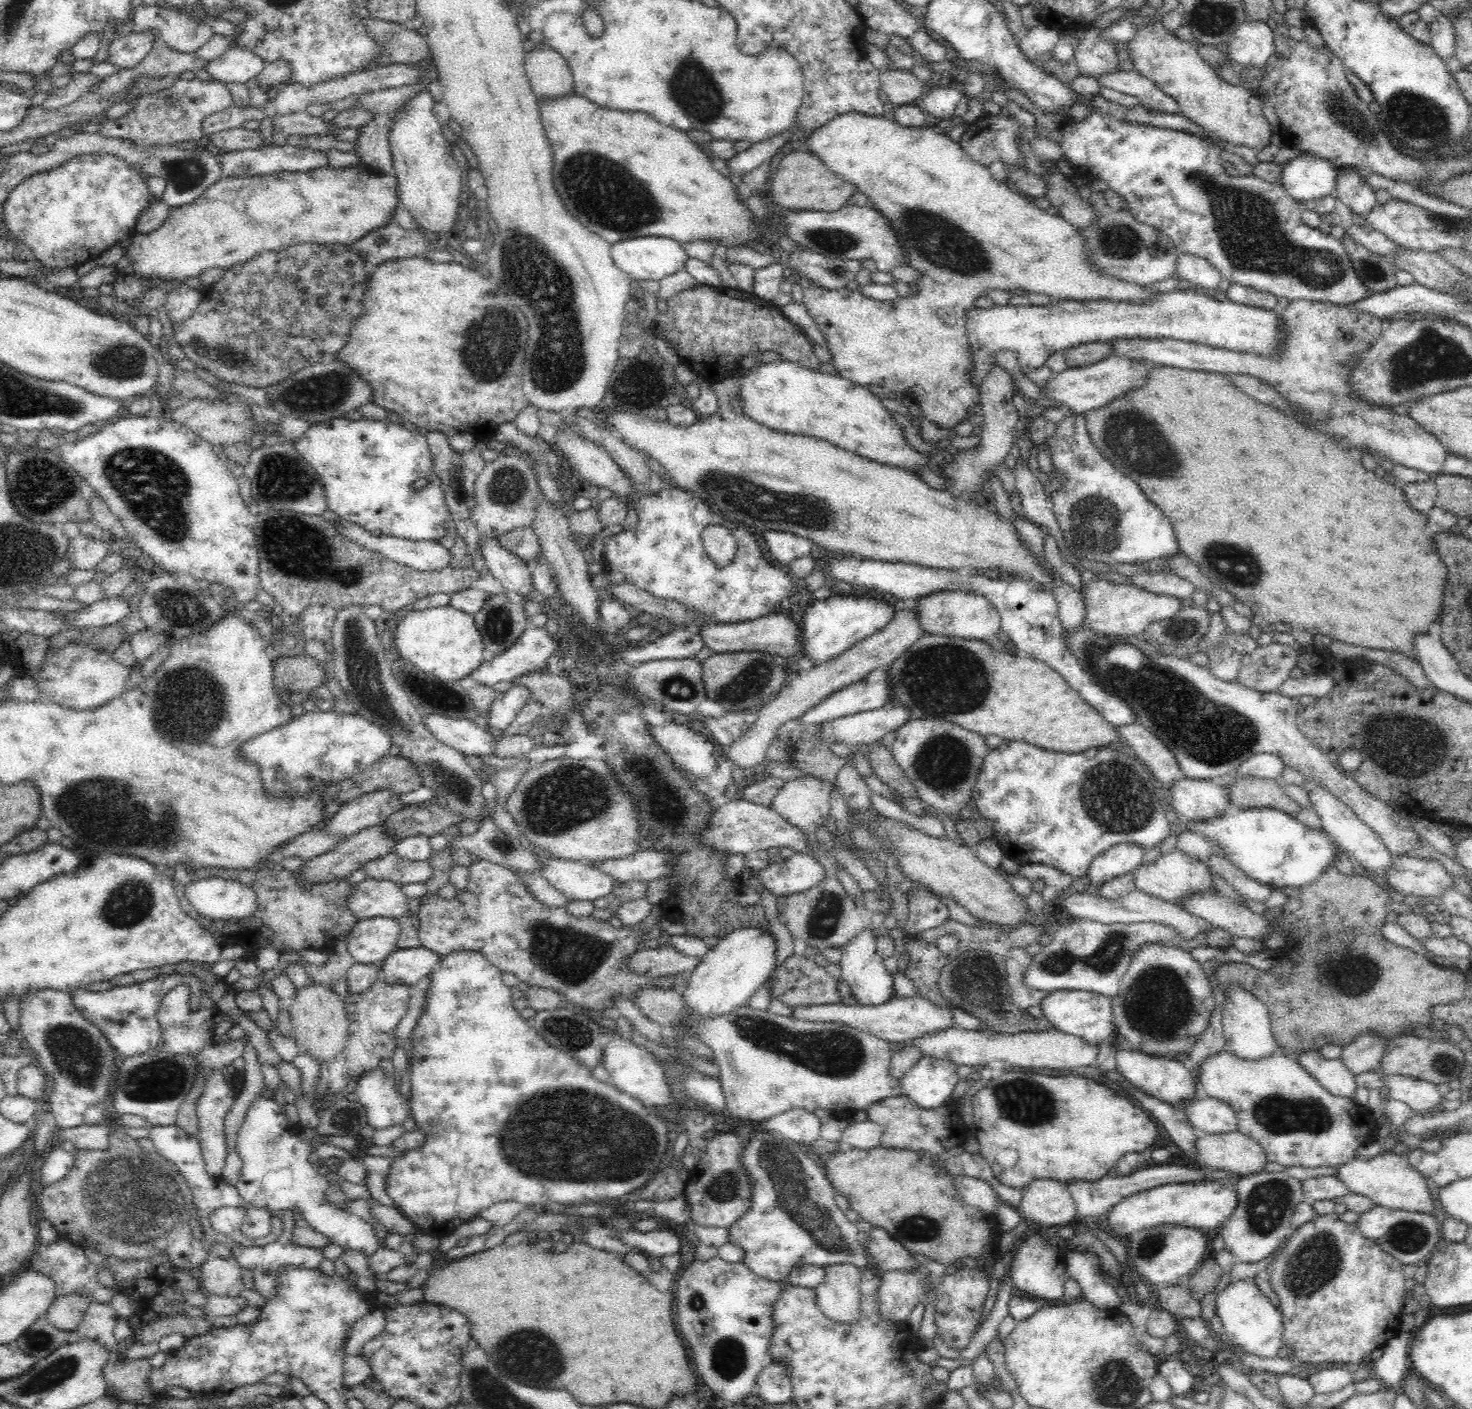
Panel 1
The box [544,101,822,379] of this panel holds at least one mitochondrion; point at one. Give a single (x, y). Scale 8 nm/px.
(601, 192)

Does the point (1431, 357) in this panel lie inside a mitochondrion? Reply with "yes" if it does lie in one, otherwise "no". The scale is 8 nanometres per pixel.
yes

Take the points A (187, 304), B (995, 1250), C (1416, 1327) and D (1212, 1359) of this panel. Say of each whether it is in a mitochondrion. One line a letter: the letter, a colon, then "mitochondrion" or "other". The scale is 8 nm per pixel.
A: other
B: other
C: other
D: other

